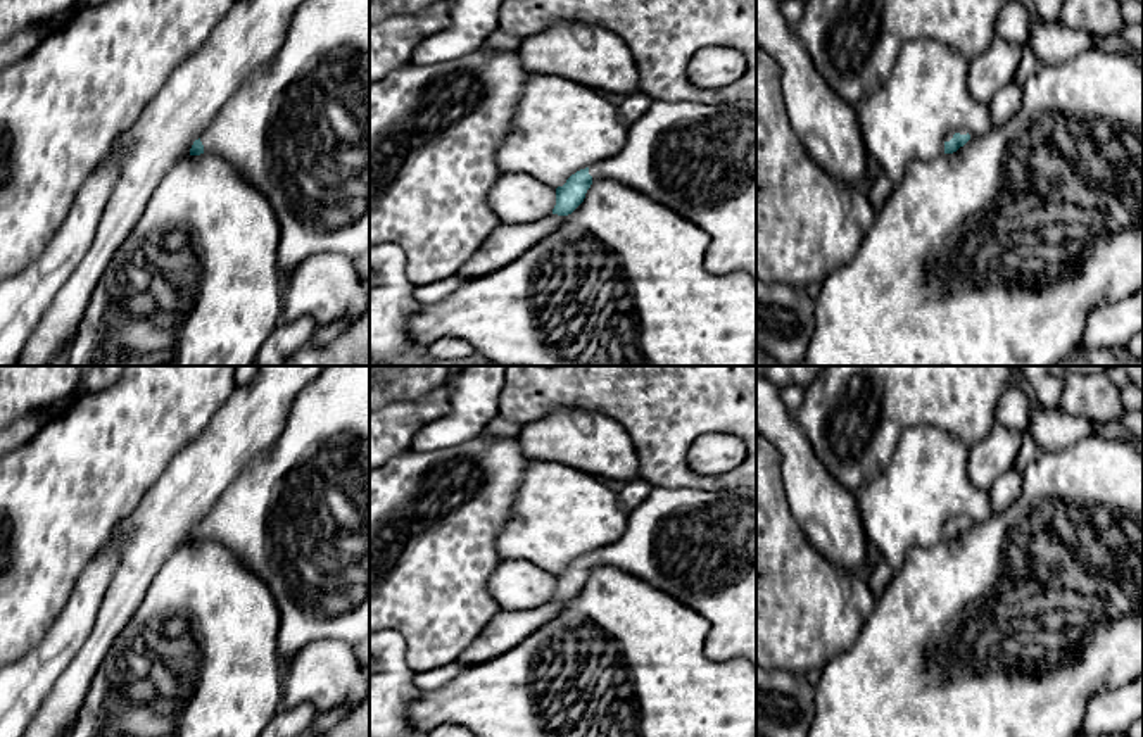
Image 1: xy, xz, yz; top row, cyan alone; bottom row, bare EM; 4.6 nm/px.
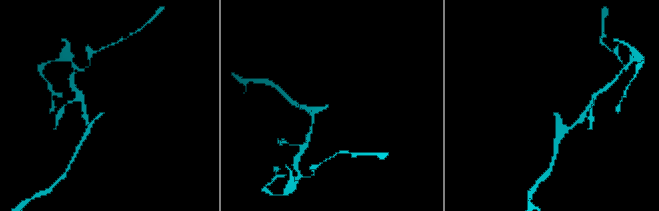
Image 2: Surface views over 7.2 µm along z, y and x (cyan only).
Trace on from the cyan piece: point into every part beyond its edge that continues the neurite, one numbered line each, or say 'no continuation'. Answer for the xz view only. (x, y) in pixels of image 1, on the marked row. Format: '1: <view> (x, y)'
1: xz (700, 161)

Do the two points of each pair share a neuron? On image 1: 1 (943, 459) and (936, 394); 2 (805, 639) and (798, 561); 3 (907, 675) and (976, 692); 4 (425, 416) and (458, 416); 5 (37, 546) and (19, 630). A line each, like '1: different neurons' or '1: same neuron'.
1: different neurons
2: same neuron
3: same neuron
4: different neurons
5: same neuron

